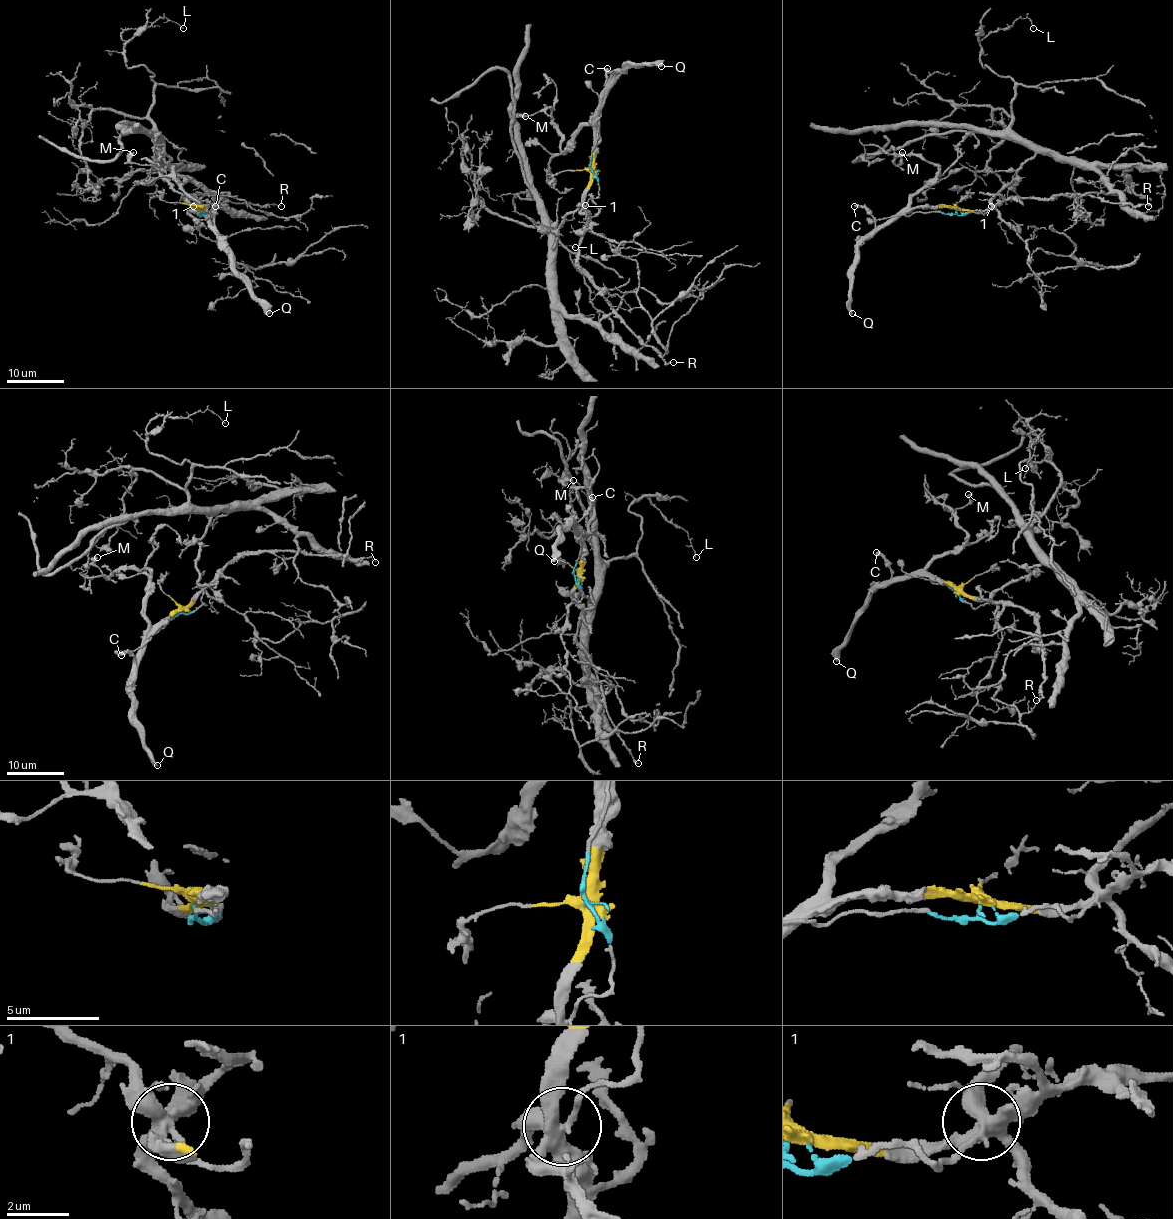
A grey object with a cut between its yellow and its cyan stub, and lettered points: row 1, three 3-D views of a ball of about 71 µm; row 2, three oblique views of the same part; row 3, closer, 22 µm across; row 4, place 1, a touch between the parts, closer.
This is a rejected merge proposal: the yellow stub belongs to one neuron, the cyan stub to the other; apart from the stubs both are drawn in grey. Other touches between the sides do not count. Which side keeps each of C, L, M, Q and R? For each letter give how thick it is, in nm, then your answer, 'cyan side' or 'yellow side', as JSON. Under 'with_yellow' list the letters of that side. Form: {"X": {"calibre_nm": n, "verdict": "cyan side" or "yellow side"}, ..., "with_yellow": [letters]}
{"C": {"calibre_nm": 360, "verdict": "yellow side"}, "L": {"calibre_nm": 90, "verdict": "cyan side"}, "M": {"calibre_nm": 280, "verdict": "yellow side"}, "Q": {"calibre_nm": 480, "verdict": "yellow side"}, "R": {"calibre_nm": 100, "verdict": "yellow side"}, "with_yellow": ["C", "M", "Q", "R"]}

